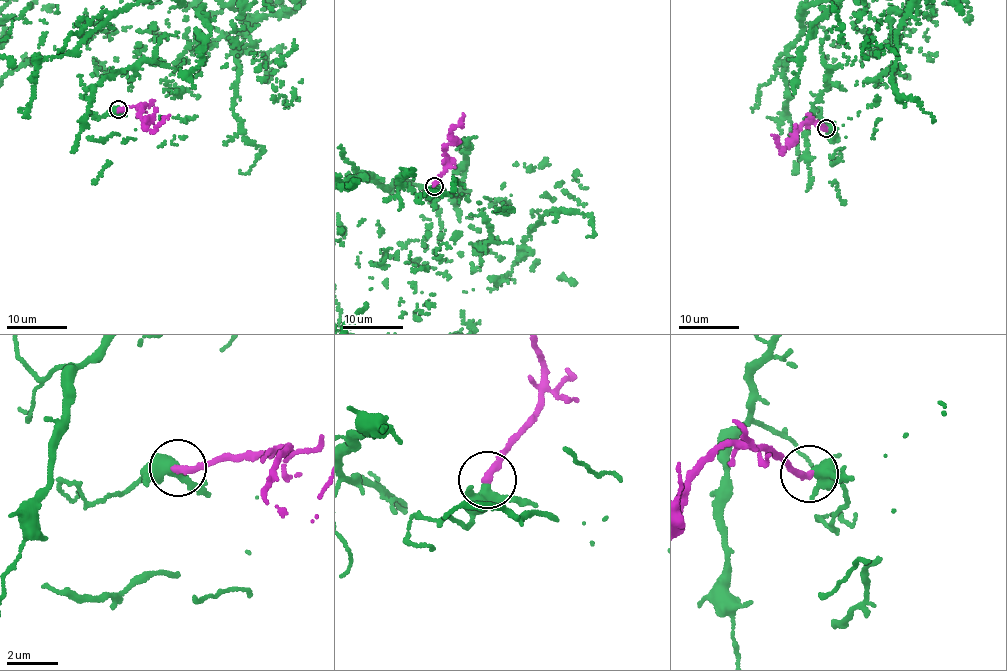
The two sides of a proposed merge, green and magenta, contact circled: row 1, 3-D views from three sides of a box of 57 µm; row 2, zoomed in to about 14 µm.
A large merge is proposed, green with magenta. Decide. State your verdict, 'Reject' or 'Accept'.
Accept

